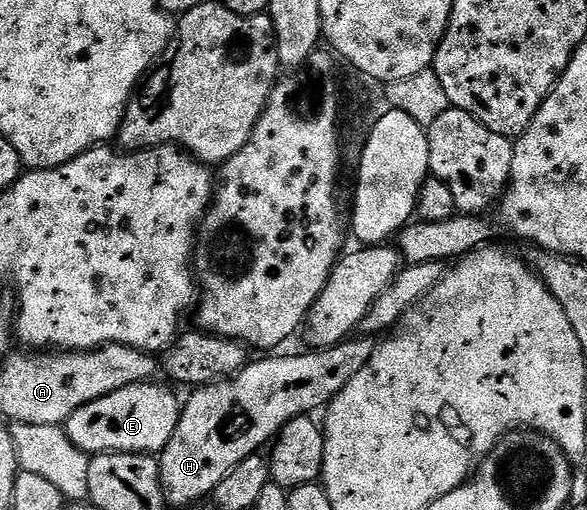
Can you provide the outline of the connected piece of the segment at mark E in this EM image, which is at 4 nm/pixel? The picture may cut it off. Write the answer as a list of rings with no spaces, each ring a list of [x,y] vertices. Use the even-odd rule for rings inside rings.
[[[145,383],[122,387],[122,391],[114,391],[102,399],[90,402],[86,407],[78,407],[74,415],[66,422],[68,438],[84,453],[147,453],[159,455],[170,443],[170,435],[174,435],[174,427],[178,427],[178,419],[182,405],[168,389],[163,389],[160,383]]]

